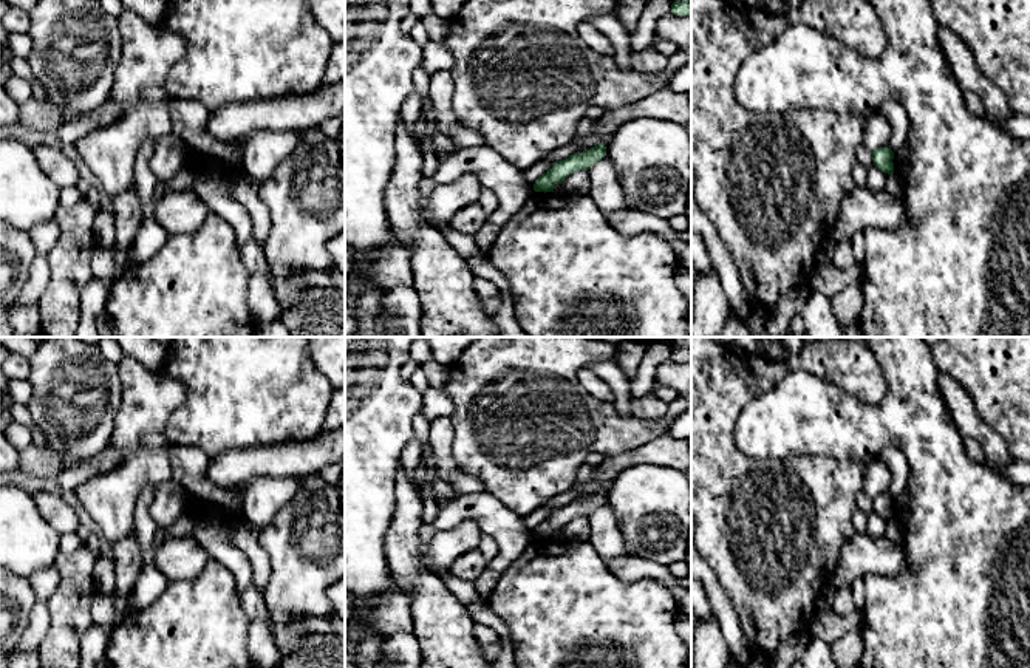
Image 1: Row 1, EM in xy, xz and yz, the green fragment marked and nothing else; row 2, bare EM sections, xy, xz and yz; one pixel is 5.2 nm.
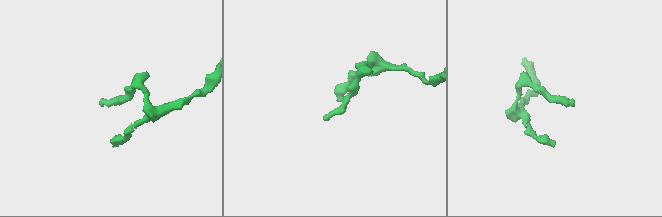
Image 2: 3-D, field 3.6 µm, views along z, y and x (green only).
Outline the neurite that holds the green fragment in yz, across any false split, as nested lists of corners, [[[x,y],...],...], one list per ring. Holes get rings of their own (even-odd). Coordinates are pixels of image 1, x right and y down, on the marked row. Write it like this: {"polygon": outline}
{"polygon": [[[882,147],[872,152],[874,165],[878,167],[882,172],[891,175],[894,173],[894,152],[888,147]]]}

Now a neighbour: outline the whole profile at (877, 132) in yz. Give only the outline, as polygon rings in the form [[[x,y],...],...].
[[[875,110],[866,118],[863,145],[872,153],[888,145],[891,138],[891,125],[888,119]]]

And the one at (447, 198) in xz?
[[[466,173],[452,182],[438,184],[424,203],[428,221],[450,221],[461,209],[479,203],[483,186],[473,173]]]

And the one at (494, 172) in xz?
[[[487,145],[455,147],[439,159],[431,179],[436,184],[452,182],[466,173],[473,173],[483,187],[498,196],[496,210],[473,235],[479,252],[487,254],[504,224],[529,201],[534,189],[526,182],[524,170],[512,165]]]

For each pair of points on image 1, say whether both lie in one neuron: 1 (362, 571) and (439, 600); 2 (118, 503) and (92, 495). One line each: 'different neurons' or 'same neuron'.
1: different neurons
2: same neuron

